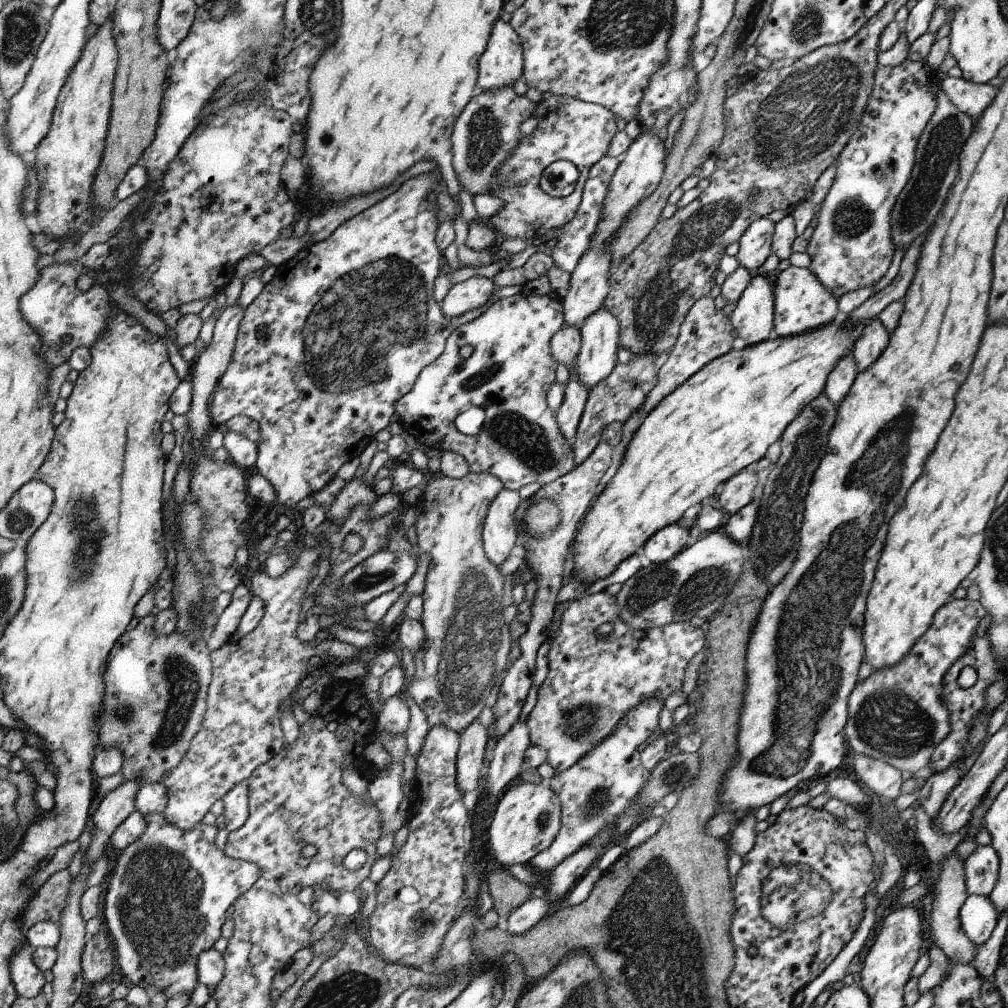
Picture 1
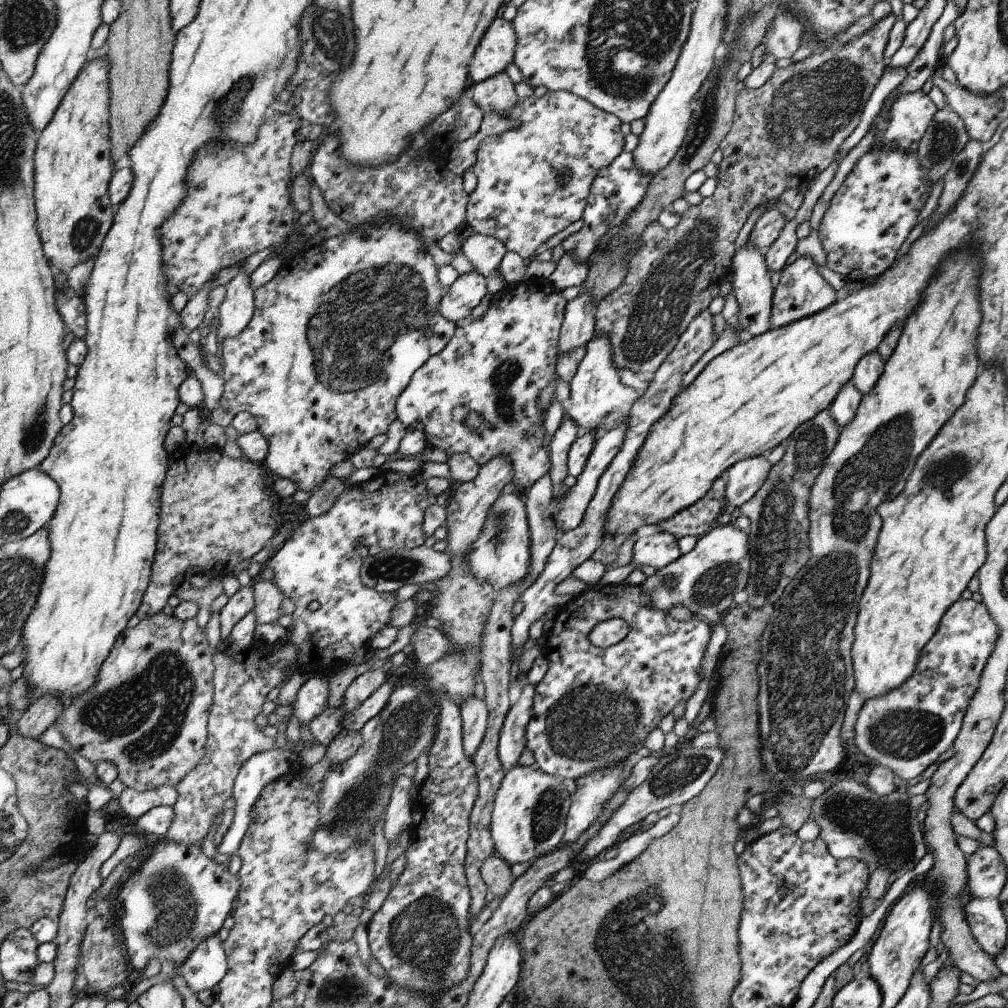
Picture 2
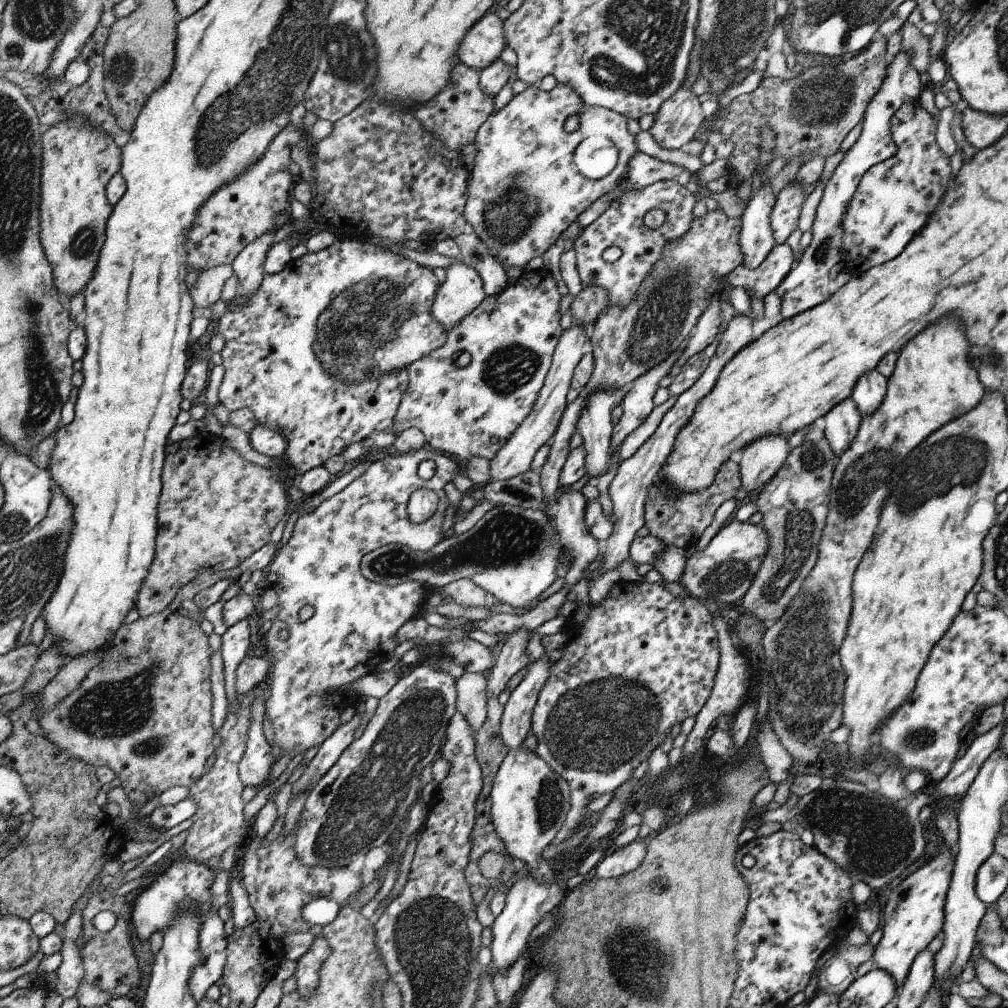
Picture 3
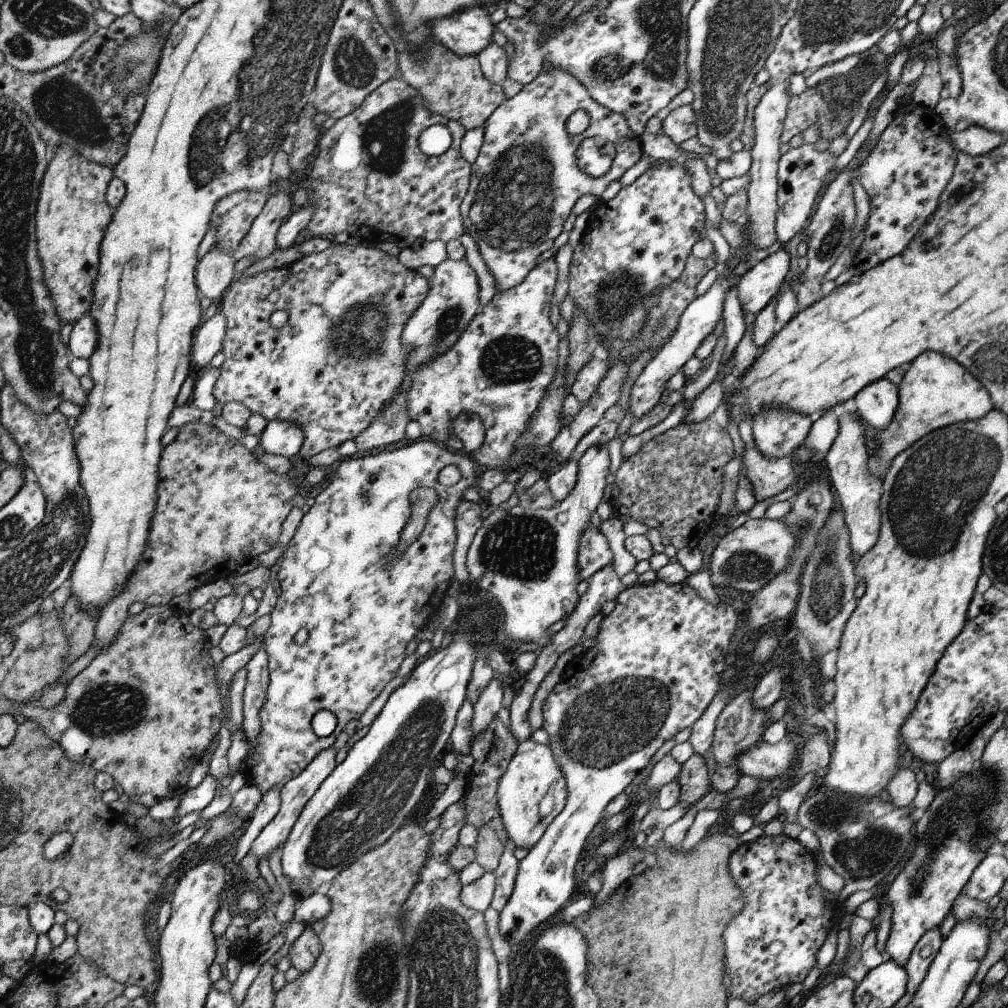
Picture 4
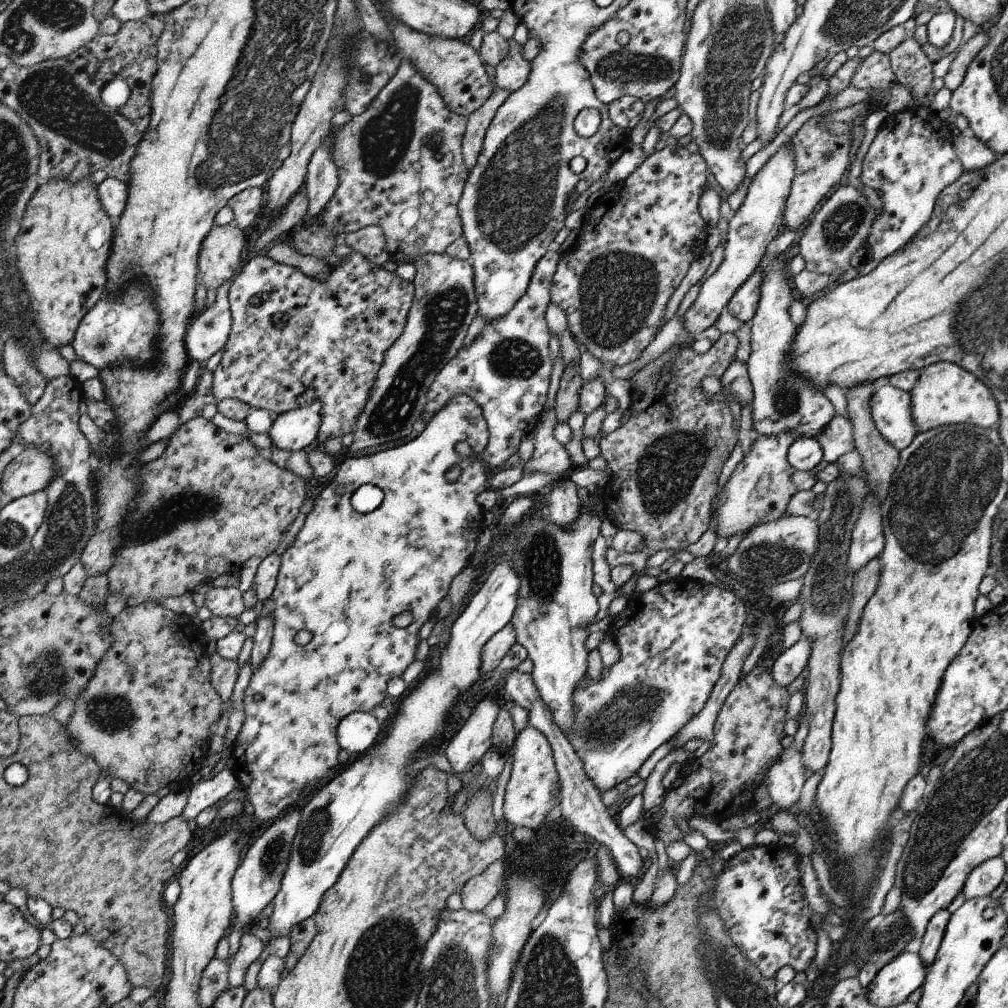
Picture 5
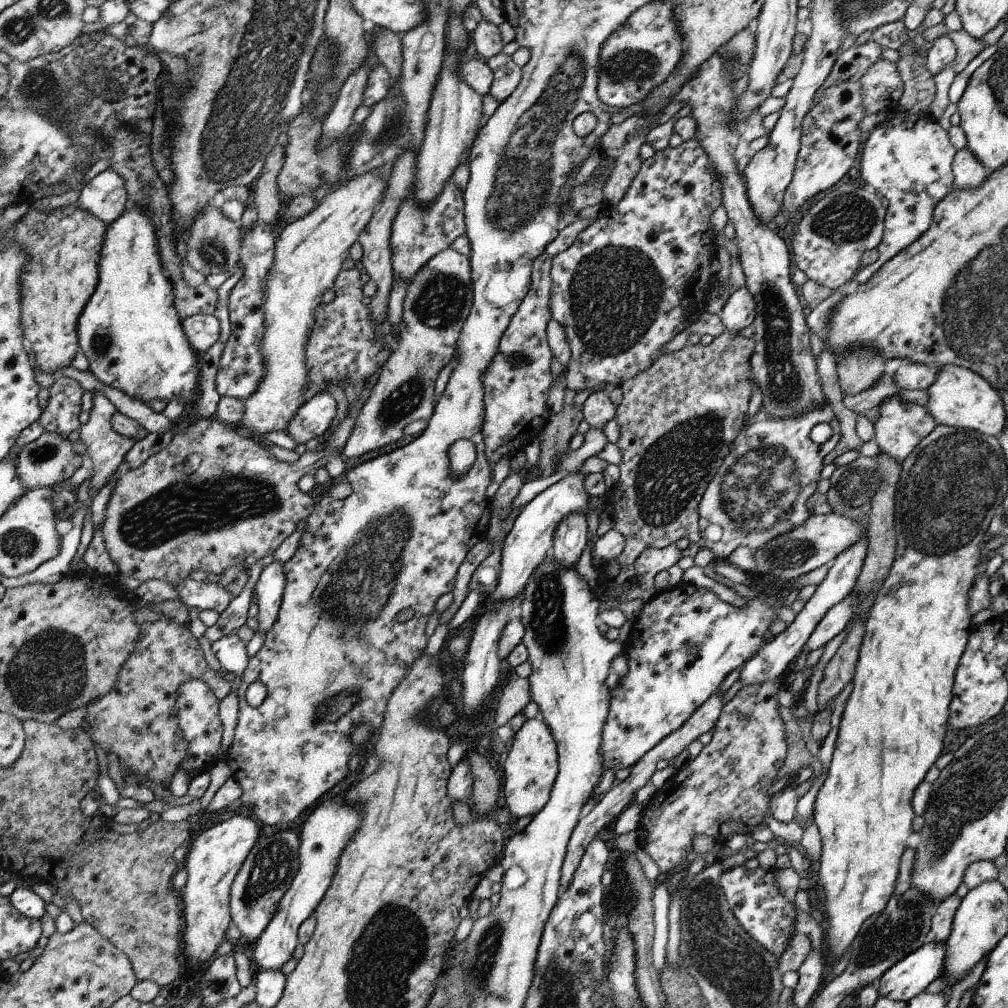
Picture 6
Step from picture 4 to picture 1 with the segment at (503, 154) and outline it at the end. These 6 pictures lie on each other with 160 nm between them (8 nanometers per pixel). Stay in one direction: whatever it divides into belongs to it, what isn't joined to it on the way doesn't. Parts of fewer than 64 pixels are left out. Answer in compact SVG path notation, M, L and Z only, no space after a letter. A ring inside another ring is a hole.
M554 95L540 101L534 117L538 120L537 129L525 135L507 163L499 168L496 184L492 184L490 194L503 200L503 209L488 220L500 231L502 241L511 236L521 236L529 243L542 242L547 230L561 228L578 210L584 183L593 164L606 156L610 140L618 131L615 114L602 105L595 105L566 95ZM556 161L570 161L579 172L572 194L553 197L546 194L539 185L544 169Z

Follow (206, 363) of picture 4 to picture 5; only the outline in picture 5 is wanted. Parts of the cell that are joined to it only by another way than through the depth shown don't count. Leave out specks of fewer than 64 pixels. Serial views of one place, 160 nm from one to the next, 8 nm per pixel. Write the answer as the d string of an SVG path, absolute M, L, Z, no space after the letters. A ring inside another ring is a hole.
M235 276L219 286L214 304L206 307L192 320L186 334L186 347L192 361L198 360L205 364L211 356L225 347L232 322L228 292L234 279Z

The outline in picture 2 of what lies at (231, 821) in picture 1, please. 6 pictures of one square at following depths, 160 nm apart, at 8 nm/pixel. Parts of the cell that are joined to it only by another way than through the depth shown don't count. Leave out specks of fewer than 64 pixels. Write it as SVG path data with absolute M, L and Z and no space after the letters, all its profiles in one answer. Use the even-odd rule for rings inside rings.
M274 749L272 751L261 752L254 756L251 756L246 763L243 764L242 770L238 774L238 778L234 784L234 802L236 806L234 809L233 822L225 833L222 841L220 842L217 852L220 854L237 854L240 841L244 838L246 831L248 830L254 803L258 800L262 789L273 780L279 779L283 774L286 774L290 770L292 761L298 757L295 752L283 749Z

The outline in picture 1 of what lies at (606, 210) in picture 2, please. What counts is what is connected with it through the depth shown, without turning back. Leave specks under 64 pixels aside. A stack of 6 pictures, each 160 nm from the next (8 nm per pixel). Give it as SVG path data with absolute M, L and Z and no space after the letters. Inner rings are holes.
M607 155L602 157L596 164L592 165L590 174L584 183L581 201L576 214L572 217L571 221L568 221L561 227L559 235L551 243L551 257L553 258L553 263L558 268L571 273L578 264L580 257L583 256L587 248L591 245L592 235L599 225L601 208L603 207L603 200L607 195L607 188L618 165L619 160L616 157L608 157Z

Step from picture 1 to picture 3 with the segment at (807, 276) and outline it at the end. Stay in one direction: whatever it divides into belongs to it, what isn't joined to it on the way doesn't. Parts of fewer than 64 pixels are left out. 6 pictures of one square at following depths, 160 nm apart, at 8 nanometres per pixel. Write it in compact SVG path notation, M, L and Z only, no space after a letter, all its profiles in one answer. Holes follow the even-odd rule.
M901 50L894 57L894 60L888 64L883 83L879 86L878 92L872 97L871 102L867 104L865 115L863 116L863 129L859 138L843 156L843 160L835 168L824 188L823 196L816 209L815 218L810 229L812 233L810 244L803 251L798 266L792 269L788 276L778 285L778 288L775 288L774 290L781 298L780 316L782 316L783 320L802 314L803 312L822 304L832 296L830 294L830 288L828 287L828 282L830 282L830 269L832 266L836 266L836 264L841 262L841 252L839 250L842 246L843 239L843 228L841 227L841 224L848 203L850 202L852 195L855 193L856 187L859 185L864 172L866 172L871 166L878 164L880 161L889 159L896 154L897 144L895 143L890 130L892 115L898 110L898 108L900 108L900 106L902 106L902 104L916 101L921 93L920 74L914 67L911 67L911 54L905 53Z

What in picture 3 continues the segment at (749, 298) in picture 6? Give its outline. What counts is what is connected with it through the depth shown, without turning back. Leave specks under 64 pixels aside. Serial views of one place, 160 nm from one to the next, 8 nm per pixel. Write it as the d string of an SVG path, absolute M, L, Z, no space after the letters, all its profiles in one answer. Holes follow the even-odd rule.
M788 243L774 245L768 256L752 270L740 263L727 274L727 284L730 287L742 286L755 297L764 297L788 276L794 264L794 254Z

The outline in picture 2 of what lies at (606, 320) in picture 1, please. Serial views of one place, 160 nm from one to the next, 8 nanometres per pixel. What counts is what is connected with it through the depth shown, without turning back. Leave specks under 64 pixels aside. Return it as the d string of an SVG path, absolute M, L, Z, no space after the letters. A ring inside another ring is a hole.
M606 333L593 335L584 347L587 350L585 357L580 361L569 382L571 386L569 398L572 407L568 414L574 422L578 423L579 436L588 431L594 431L596 434L599 424L607 414L625 404L630 404L632 407L634 402L644 394L644 391L625 386L620 382L619 370L614 364L611 342Z

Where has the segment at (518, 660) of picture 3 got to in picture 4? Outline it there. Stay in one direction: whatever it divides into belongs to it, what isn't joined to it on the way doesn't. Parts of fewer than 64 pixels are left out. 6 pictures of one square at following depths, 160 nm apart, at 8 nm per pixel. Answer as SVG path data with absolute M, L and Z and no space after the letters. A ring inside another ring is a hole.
M495 676L482 691L474 706L474 719L472 719L474 737L477 737L492 722L502 708L502 694L505 685L506 682L502 678Z

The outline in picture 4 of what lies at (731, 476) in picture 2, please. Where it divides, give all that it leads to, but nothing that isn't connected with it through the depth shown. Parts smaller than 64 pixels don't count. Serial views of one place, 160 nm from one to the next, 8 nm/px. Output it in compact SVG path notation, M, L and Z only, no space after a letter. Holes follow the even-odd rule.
M763 409L753 416L756 450L768 460L793 458L812 426L809 416L786 409Z

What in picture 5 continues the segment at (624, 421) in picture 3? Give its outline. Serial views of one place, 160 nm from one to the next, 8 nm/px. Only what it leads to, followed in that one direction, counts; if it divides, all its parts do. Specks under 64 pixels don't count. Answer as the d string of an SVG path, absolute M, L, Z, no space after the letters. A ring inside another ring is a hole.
M789 142L769 158L754 178L740 208L729 218L724 259L702 284L697 299L683 315L685 331L692 339L698 340L698 334L715 324L732 295L758 268L768 244L783 232L783 214L794 175L795 162Z

